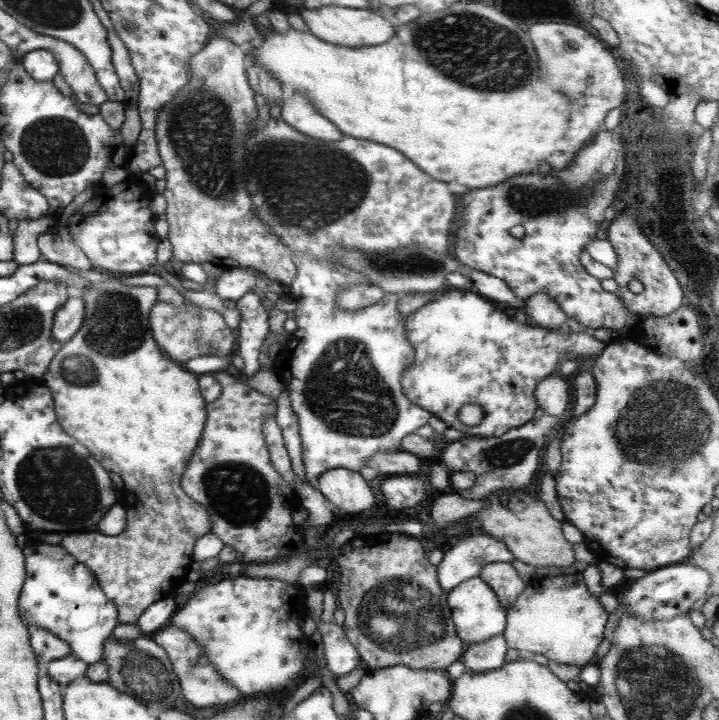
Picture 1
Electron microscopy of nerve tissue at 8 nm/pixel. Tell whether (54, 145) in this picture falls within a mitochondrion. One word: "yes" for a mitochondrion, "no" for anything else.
yes

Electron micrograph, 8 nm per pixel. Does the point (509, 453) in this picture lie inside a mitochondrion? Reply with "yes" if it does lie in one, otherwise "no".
yes

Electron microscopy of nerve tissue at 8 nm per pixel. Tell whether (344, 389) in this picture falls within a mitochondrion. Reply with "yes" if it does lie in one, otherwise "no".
yes

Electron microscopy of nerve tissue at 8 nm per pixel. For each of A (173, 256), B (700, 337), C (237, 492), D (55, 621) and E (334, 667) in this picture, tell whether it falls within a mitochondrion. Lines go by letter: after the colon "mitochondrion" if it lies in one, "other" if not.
A: other
B: other
C: mitochondrion
D: other
E: other

